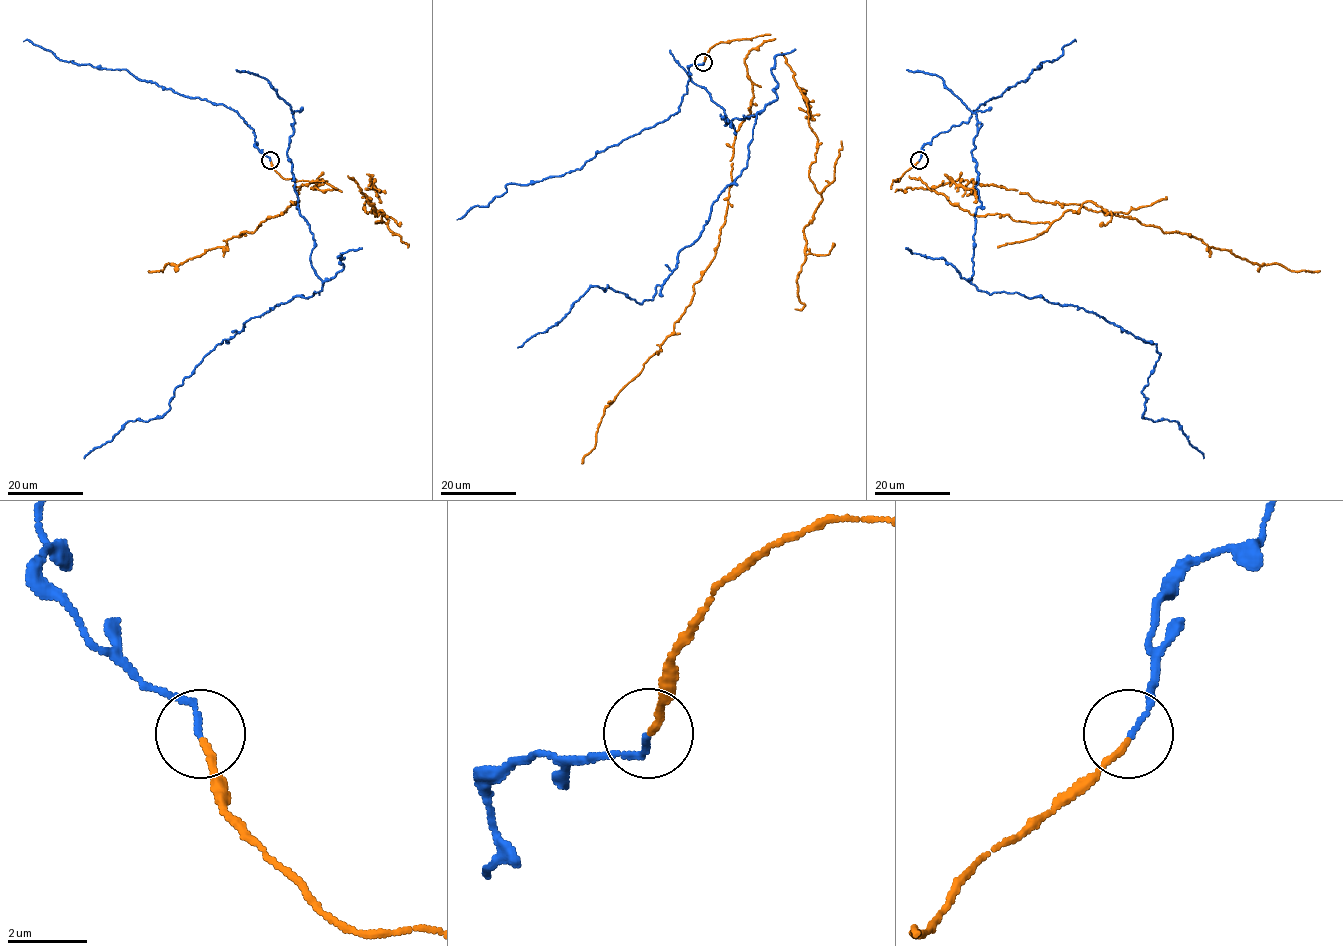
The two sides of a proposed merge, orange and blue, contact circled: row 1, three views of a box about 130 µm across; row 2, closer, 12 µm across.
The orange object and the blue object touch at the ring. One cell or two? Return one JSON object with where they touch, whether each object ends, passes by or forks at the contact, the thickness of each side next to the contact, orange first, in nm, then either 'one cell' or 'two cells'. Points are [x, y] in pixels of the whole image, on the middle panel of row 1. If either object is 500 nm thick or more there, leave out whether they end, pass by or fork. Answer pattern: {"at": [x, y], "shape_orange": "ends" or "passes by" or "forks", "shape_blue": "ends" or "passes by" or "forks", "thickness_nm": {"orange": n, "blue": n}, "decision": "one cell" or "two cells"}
{"at": [703, 62], "shape_orange": "ends", "shape_blue": "ends", "thickness_nm": {"orange": 160, "blue": 110}, "decision": "one cell"}

